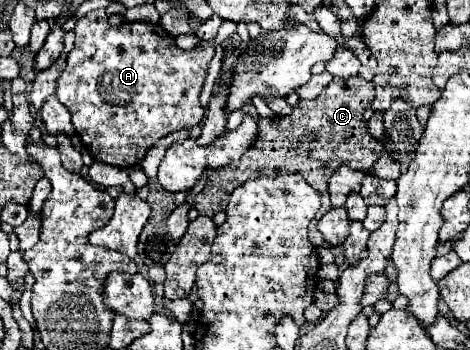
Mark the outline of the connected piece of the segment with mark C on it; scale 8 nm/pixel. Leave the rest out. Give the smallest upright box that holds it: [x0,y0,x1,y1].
[195,76,383,248]

